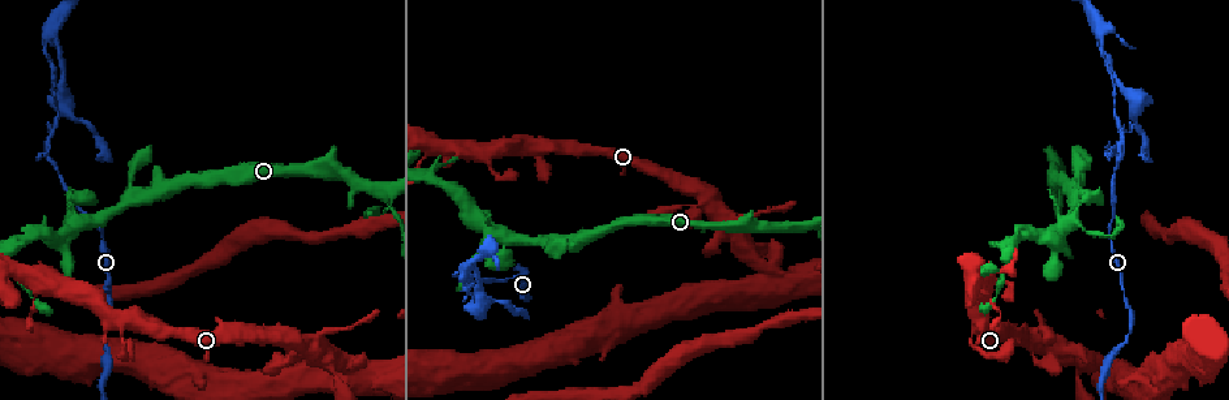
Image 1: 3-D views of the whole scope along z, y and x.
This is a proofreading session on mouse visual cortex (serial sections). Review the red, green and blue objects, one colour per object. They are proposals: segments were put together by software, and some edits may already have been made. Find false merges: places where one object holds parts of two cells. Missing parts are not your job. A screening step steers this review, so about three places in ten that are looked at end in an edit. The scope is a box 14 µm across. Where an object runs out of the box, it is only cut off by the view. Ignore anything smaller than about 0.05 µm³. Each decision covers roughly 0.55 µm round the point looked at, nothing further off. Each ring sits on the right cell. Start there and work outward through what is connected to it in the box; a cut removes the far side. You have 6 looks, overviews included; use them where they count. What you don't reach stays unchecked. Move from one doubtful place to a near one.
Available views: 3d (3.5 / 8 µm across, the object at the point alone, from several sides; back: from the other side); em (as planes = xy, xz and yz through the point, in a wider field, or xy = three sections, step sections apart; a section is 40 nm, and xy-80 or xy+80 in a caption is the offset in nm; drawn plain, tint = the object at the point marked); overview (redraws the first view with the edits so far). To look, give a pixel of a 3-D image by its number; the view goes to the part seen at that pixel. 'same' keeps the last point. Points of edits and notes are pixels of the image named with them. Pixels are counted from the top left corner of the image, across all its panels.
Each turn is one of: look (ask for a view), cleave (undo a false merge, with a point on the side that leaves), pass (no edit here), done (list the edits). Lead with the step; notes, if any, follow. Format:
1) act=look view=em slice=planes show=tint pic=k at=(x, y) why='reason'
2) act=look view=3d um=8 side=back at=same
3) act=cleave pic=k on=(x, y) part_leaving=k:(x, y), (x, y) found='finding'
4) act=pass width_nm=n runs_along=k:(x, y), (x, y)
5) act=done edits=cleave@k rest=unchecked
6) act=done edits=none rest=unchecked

act=look view=3d um=3.5 side=back pic=1 at=(521, 294) why='thin neck'

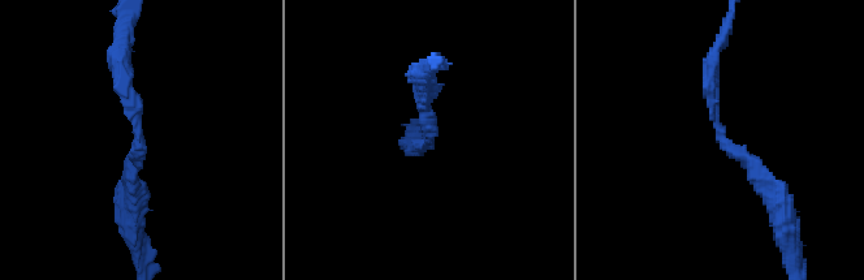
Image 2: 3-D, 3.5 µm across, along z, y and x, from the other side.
act=look view=em slice=planes show=tint pic=2 at=(138, 127) arm_widths_nm=200,200 why='now the EM'

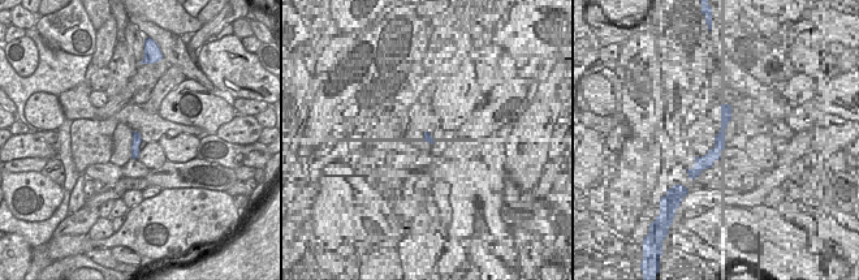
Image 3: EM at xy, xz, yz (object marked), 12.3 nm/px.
act=pass runs_along=2:(717, 47), (720, 140), (770, 192) found='continuous, no second cell'

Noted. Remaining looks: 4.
act=look view=3d um=3.5 pic=1 at=(1114, 109) why='narrows sharply'

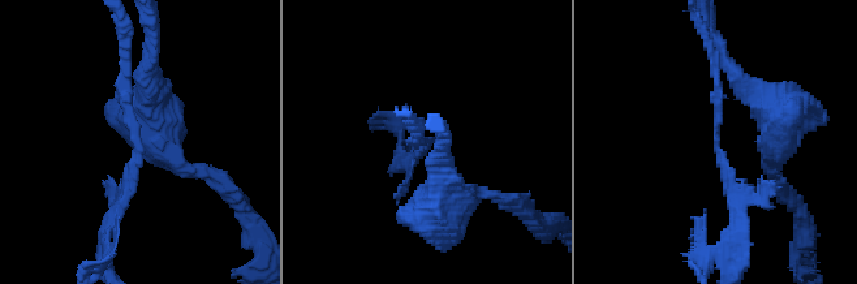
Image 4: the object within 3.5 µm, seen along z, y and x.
act=look view=em slice=xy step=5 show=tint pic=4 at=(432, 141) arm_widths_nm=100,150 why='need the tissue'

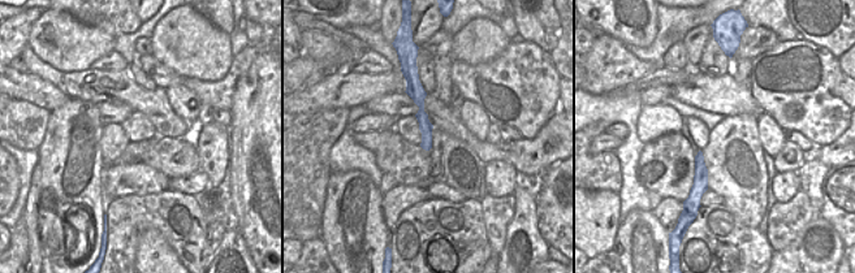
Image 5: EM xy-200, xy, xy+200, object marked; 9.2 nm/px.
act=pass width_nm=120 runs_along=5:(415, 81), (427, 146) found='all the same cell'

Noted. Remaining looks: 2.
act=look view=em slice=xy step=5 show=tint pic=1 at=(462, 265) why='abrupt turn'

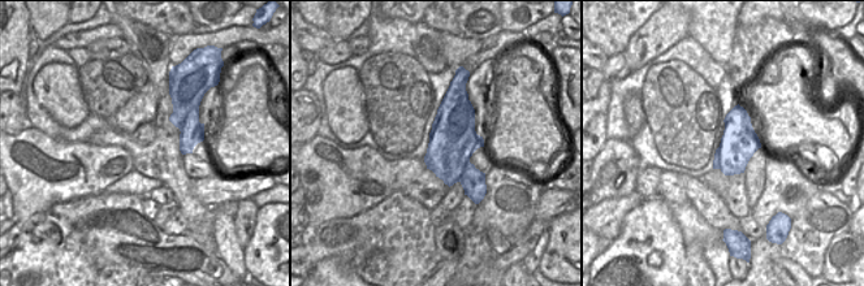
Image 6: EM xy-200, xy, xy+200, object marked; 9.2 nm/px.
act=look view=3d um=3.5 at=same

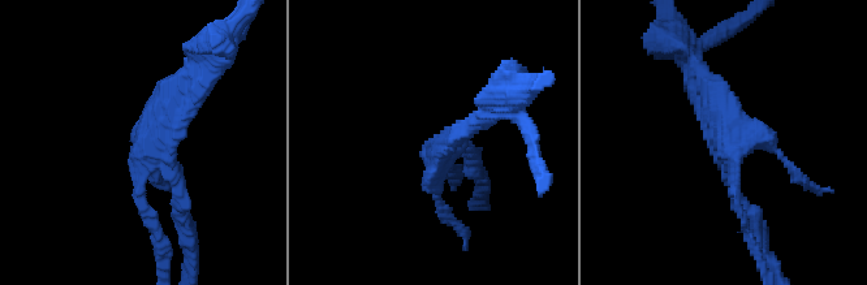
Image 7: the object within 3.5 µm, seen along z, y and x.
act=cleave pic=7 on=(516, 69) part_leaving=7:(469, 149), (481, 195) found='two cells meet here'

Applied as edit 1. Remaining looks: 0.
act=done edits=cleave@7 rest=unchecked

